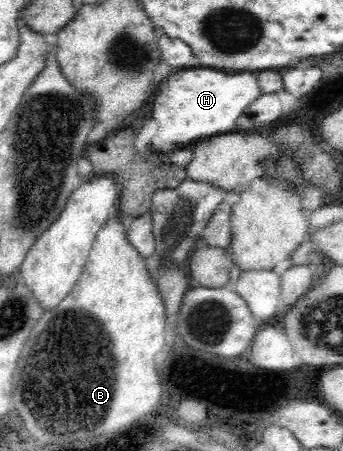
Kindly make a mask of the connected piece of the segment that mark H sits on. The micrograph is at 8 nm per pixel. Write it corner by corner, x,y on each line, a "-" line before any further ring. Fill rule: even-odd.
190,68
171,72
158,84
151,118
157,124
151,152
166,156
172,149
192,148
196,142
230,134
236,119
261,95
255,73
226,73
208,68

